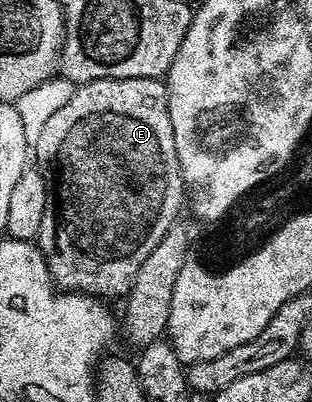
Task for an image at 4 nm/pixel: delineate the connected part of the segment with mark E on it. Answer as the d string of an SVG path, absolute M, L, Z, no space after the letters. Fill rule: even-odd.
M106 78L95 80L89 84L81 84L76 93L61 108L56 108L44 120L40 133L34 136L34 164L39 168L42 178L48 181L46 194L46 214L42 214L42 226L38 237L38 247L48 264L52 282L57 289L66 292L80 292L83 296L109 298L108 296L127 297L132 288L134 278L138 274L138 266L146 262L150 250L162 242L166 230L177 223L180 207L186 204L186 189L180 173L178 150L174 146L174 126L170 126L170 110L168 109L168 89L163 79L157 78Z

